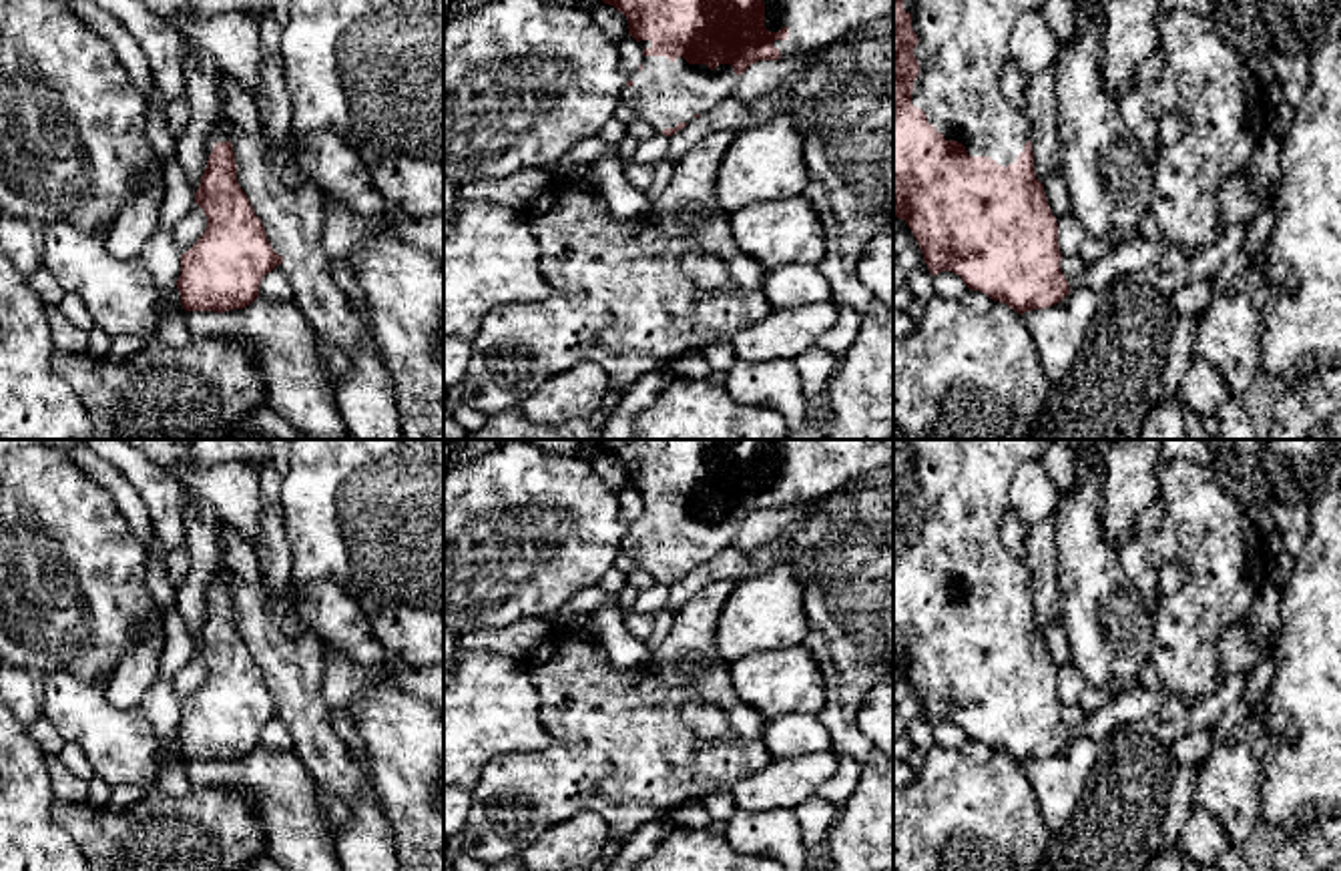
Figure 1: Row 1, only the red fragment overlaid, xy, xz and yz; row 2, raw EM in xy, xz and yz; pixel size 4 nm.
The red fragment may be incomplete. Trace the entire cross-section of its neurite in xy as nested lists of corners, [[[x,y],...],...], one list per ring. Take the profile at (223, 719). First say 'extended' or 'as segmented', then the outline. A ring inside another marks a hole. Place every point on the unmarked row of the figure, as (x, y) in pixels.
extended; [[[215,574],[205,588],[207,618],[195,652],[207,666],[199,690],[181,704],[177,739],[185,761],[245,759],[267,722],[283,712],[237,632],[231,578]]]

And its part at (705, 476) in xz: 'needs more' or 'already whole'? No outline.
needs more

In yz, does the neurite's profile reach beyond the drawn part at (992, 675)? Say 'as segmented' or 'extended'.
extended

